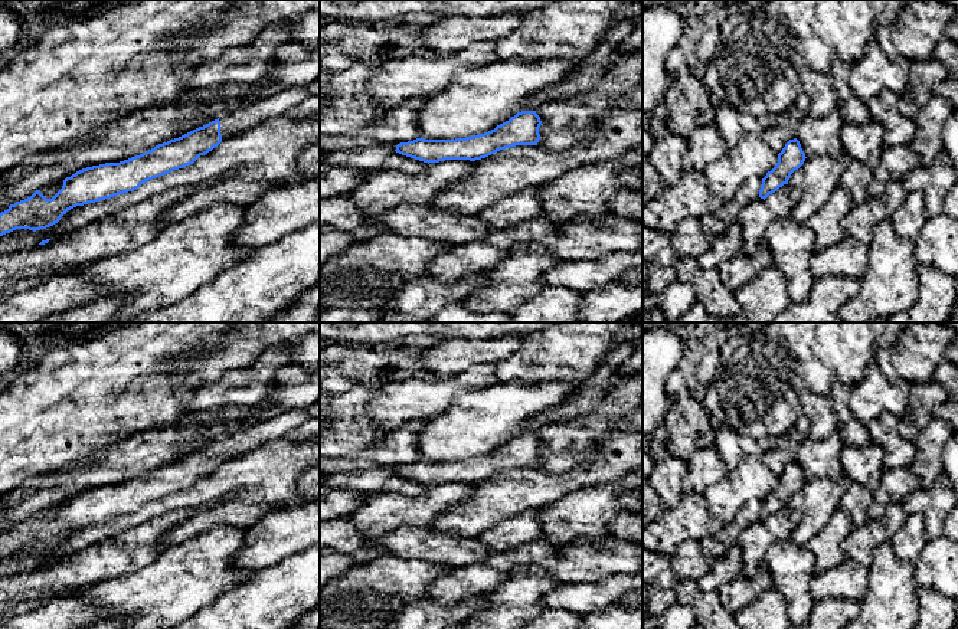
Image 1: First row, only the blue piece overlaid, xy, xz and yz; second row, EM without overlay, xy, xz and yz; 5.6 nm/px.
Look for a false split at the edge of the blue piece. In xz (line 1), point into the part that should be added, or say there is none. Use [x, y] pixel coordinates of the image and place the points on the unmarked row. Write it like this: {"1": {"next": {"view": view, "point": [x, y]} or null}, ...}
{"1": {"next": null}}

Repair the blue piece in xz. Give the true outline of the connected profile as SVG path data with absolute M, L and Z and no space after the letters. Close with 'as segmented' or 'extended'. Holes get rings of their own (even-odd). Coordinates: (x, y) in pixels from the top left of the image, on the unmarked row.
M521 433L484 456L455 462L421 459L398 466L395 474L428 487L445 482L475 484L510 469L537 468L540 448L542 443L536 433Z; as segmented

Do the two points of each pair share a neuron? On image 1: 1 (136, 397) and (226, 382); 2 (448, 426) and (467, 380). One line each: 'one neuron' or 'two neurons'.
1: two neurons
2: two neurons

